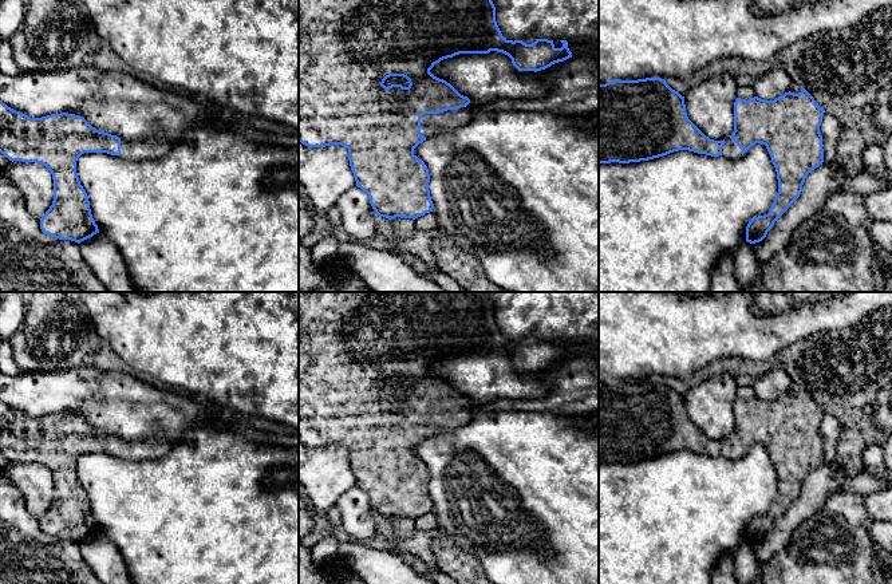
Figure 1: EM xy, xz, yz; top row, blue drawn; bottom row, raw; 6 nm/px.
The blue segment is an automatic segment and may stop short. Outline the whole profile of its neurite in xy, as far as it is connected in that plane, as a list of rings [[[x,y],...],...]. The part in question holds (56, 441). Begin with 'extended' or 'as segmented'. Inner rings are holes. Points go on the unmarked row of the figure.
extended; [[[0,402],[0,453],[9,461],[35,462],[46,466],[54,480],[54,501],[40,520],[44,534],[71,540],[78,544],[99,533],[86,490],[76,473],[76,461],[84,453],[107,453],[125,459],[139,461],[165,457],[171,445],[163,433],[154,433],[145,439],[130,442],[117,435],[96,430],[83,417],[75,414],[51,414],[31,418]]]

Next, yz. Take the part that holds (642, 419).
extended; [[[646,378],[638,380],[615,379],[599,384],[599,463],[629,463],[659,458],[679,450],[688,450],[711,457],[727,459],[741,458],[753,445],[766,446],[777,471],[778,493],[765,516],[753,517],[746,526],[746,541],[755,544],[762,541],[774,522],[800,497],[806,476],[824,462],[822,435],[820,426],[825,410],[818,406],[814,398],[802,388],[800,394],[785,392],[774,400],[765,400],[754,396],[749,400],[737,398],[734,402],[734,431],[723,441],[714,441],[706,437],[687,417],[684,396],[672,390],[662,378]]]

